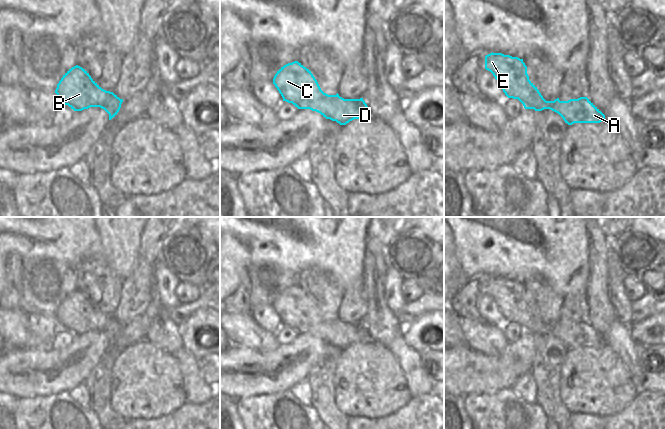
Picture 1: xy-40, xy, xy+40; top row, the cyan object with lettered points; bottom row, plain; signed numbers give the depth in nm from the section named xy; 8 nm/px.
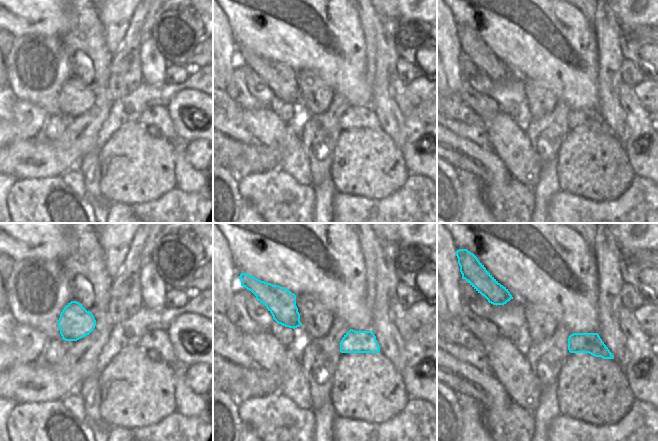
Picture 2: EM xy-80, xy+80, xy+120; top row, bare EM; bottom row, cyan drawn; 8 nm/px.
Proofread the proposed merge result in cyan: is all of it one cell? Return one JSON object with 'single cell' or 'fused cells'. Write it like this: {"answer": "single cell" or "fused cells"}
{"answer": "single cell"}

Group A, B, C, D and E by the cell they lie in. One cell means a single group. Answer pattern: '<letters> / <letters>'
A B C D E

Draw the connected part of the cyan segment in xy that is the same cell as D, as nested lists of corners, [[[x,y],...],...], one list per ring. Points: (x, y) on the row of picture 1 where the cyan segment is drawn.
[[[298,61],[281,67],[273,78],[273,84],[283,101],[292,103],[298,109],[310,109],[326,119],[346,125],[354,119],[371,117],[363,98],[344,99],[324,93],[309,69]]]

